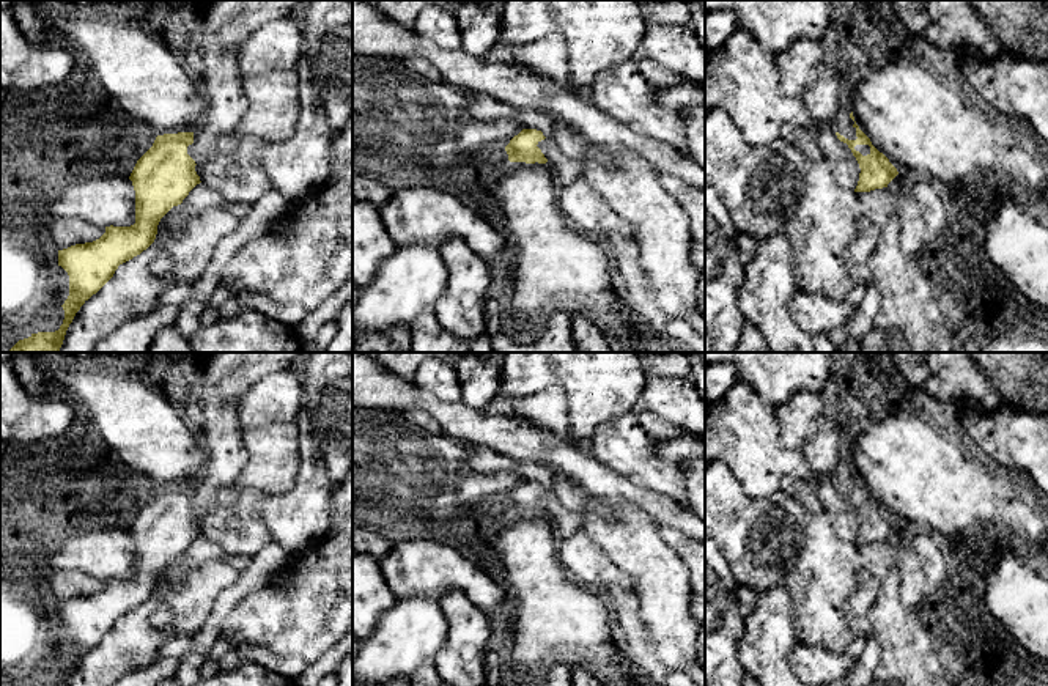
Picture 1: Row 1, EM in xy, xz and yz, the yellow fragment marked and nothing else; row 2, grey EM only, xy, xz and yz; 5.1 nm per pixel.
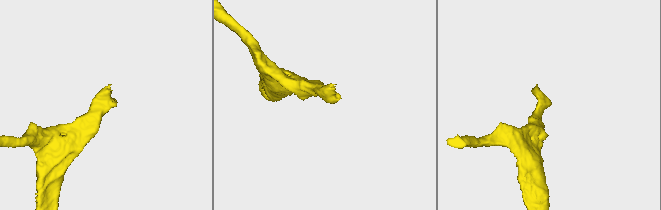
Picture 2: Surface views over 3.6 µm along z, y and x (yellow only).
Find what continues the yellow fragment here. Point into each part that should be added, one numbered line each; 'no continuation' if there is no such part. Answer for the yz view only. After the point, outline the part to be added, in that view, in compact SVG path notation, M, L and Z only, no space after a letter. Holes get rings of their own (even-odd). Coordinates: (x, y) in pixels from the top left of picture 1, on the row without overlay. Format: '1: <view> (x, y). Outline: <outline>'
1: yz (842, 475). Outline: M843 452L834 474L831 475L831 481L834 485L839 485L848 492L856 492L858 491L856 480L853 478L854 474L850 470L850 466L851 466L851 461L848 455Z

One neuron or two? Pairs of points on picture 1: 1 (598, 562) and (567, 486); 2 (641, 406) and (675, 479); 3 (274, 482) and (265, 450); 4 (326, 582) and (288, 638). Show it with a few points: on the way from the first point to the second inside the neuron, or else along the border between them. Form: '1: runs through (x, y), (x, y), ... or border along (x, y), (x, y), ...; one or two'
1: border along (581, 529), (612, 562); two
2: border along (631, 411), (653, 413), (677, 427); two
3: runs through (274, 474), (273, 458); one
4: runs through (318, 597), (291, 623); one

